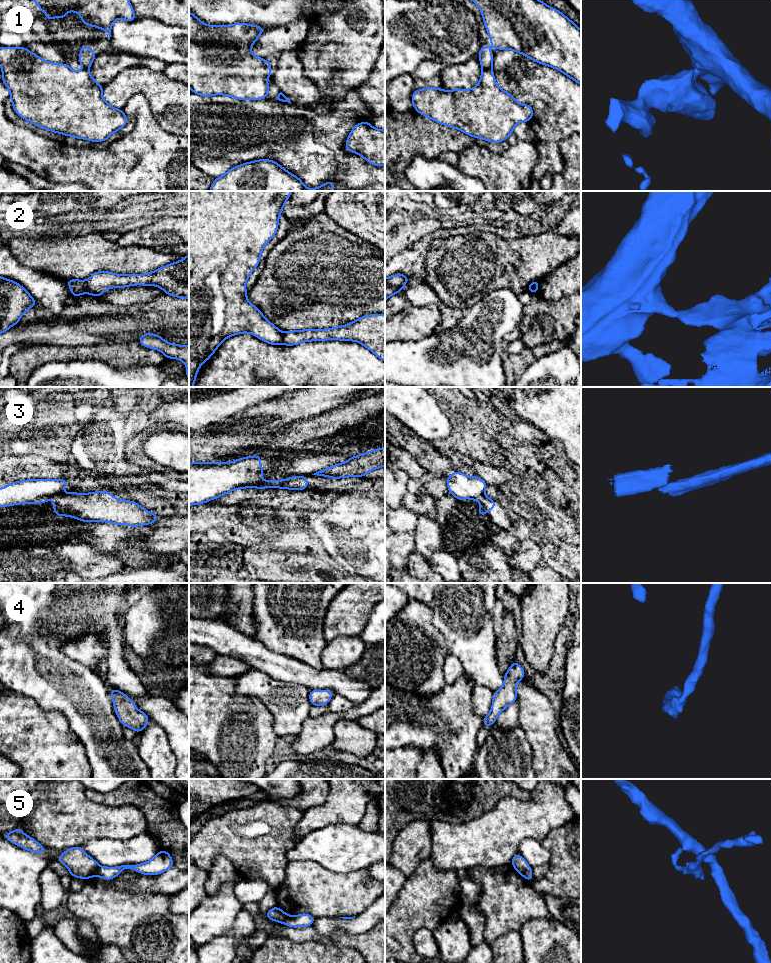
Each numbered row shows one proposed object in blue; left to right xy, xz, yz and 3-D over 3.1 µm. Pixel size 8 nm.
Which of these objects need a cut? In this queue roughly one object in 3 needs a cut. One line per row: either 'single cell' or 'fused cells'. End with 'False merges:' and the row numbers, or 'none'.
1: fused cells
2: fused cells
3: fused cells
4: single cell
5: fused cells
False merges: 1, 2, 3, 5

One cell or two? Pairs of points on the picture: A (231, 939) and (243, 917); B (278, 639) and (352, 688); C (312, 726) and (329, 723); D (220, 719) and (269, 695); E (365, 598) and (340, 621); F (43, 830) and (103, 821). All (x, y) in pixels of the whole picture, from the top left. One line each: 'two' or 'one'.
A: one
B: two
C: one
D: two
E: one
F: one

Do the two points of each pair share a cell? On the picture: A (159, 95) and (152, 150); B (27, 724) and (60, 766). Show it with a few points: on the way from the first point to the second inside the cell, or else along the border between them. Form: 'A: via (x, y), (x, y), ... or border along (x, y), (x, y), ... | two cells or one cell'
A: border along (146, 99), (157, 122), (165, 130), (175, 134) | two cells
B: via (31, 734), (46, 749), (50, 756) | one cell

